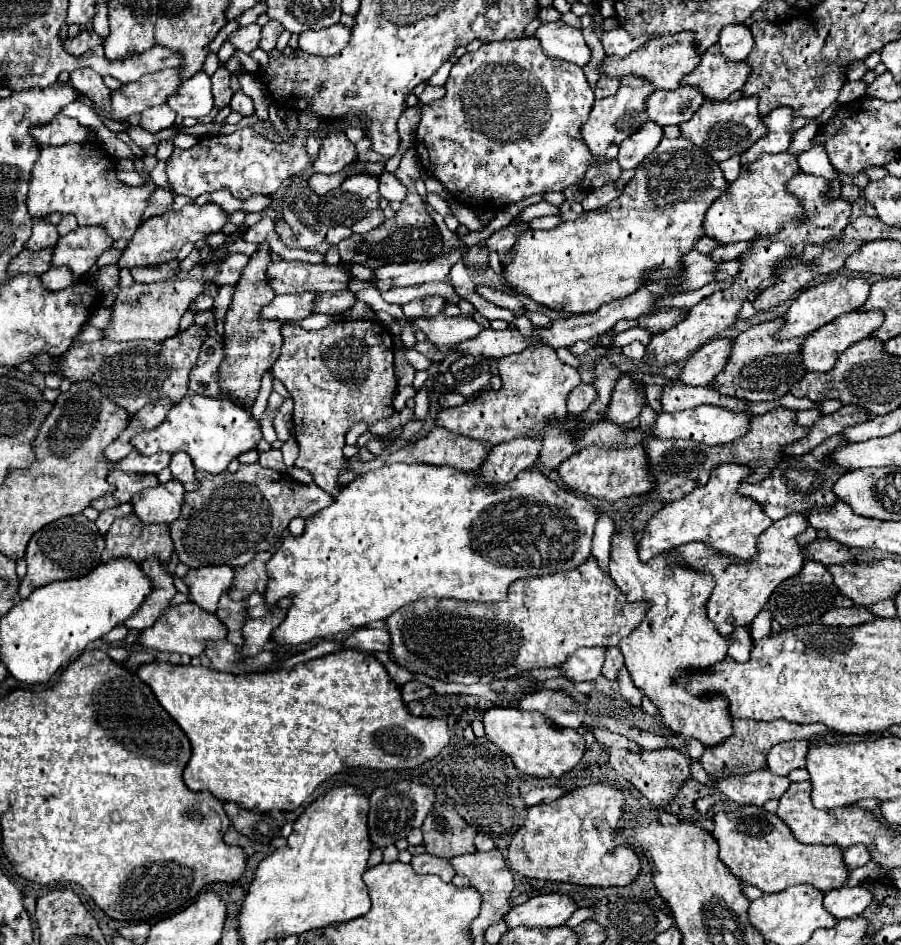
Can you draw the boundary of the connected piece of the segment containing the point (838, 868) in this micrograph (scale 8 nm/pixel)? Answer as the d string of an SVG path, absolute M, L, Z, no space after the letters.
M741 807L713 817L713 837L719 843L719 859L743 883L759 887L763 893L779 893L791 885L807 883L819 891L845 887L849 869L839 847L805 845L797 841L791 829L763 807Z

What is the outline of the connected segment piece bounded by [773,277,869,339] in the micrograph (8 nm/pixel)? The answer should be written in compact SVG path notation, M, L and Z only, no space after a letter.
M833 277L827 279L825 283L811 287L807 291L801 291L791 307L787 309L785 315L785 325L773 335L777 339L793 339L793 337L807 337L813 331L817 331L819 327L823 327L825 323L833 321L835 317L849 313L849 311L857 311L865 299L869 297L869 283L863 277Z

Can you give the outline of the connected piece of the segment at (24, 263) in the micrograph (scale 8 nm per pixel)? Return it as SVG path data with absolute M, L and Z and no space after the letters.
M23 249L11 263L9 263L9 273L33 273L33 275L43 275L51 267L51 255L53 249L43 249L43 251L29 251Z

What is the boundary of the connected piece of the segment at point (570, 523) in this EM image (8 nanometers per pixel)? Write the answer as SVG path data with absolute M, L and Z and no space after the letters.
M395 463L395 465L383 465L381 469L369 471L363 477L357 477L333 501L333 505L321 509L321 513L315 513L305 521L305 531L295 537L287 535L277 549L277 553L267 561L267 591L265 591L265 603L267 609L273 611L277 607L277 601L283 597L291 597L291 605L285 613L285 619L277 629L273 629L271 641L277 647L297 647L311 643L315 639L329 639L335 637L341 631L349 631L355 627L363 627L365 623L379 621L389 617L389 613L401 609L407 603L413 603L421 597L449 597L449 599L459 599L459 601L471 601L471 603L493 603L493 601L503 601L507 597L507 587L525 577L541 577L541 575L553 575L553 573L565 573L571 569L577 569L583 565L589 555L591 555L591 539L593 539L593 529L597 523L597 511L595 507L583 497L577 495L565 487L561 487L555 481L549 481L545 475L539 471L521 471L515 481L509 485L497 485L497 487L479 487L477 477L473 473L461 473L453 467L433 467L433 465L407 465L407 463Z

